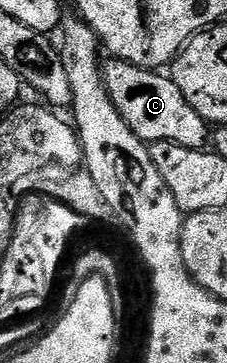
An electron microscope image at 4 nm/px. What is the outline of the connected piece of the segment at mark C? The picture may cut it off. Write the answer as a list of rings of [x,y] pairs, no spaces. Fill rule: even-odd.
[[[111,59],[108,62],[102,66],[107,94],[113,107],[117,107],[117,115],[129,123],[129,131],[133,131],[133,135],[145,143],[168,141],[190,149],[202,149],[208,144],[208,122],[189,107],[185,95],[181,95],[181,87],[177,87],[170,76],[153,69],[142,69],[128,61]]]

